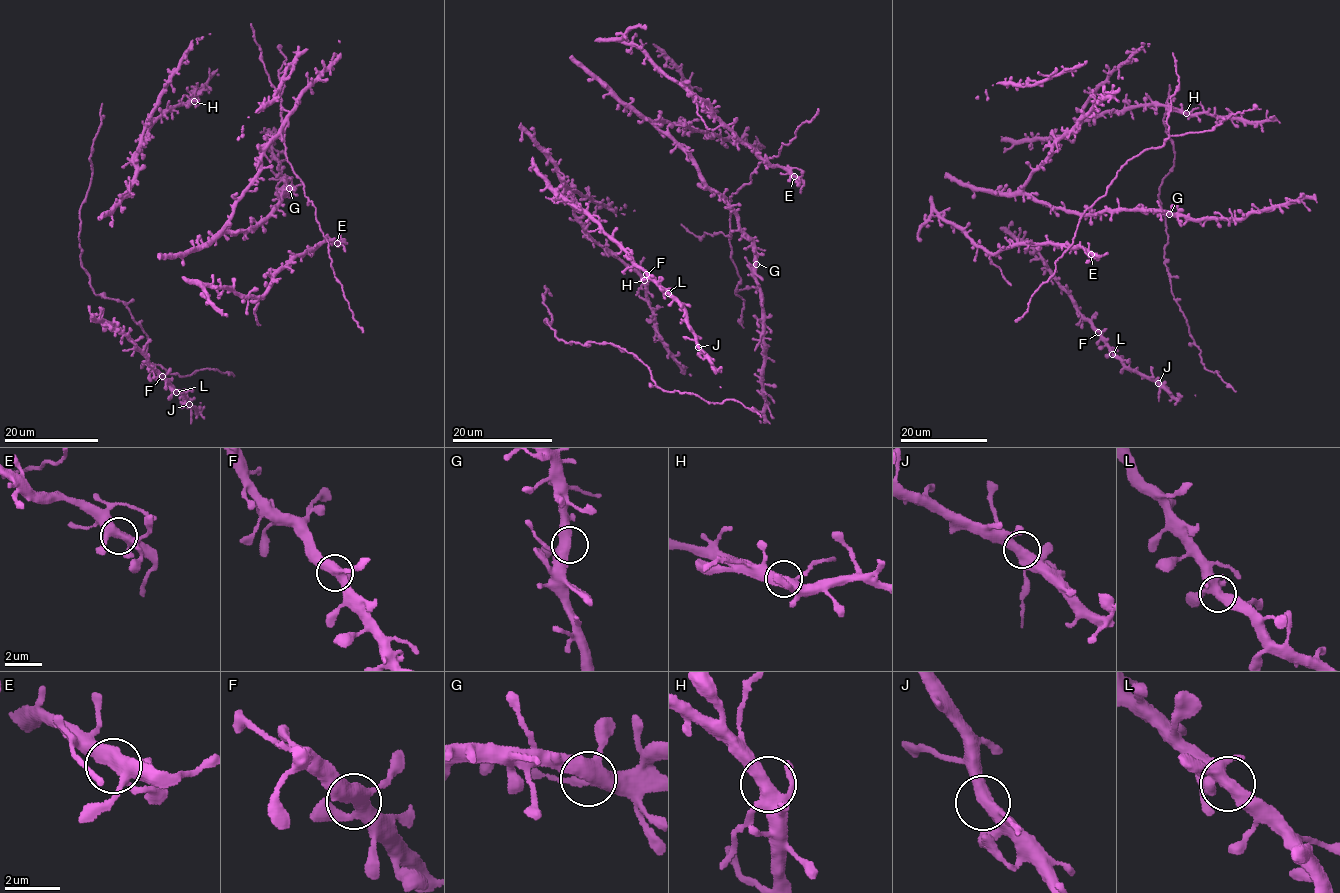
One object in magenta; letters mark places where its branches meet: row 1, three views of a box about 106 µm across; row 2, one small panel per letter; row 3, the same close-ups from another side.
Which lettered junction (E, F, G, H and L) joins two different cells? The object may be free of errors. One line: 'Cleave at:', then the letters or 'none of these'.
Cleave at: none of these

